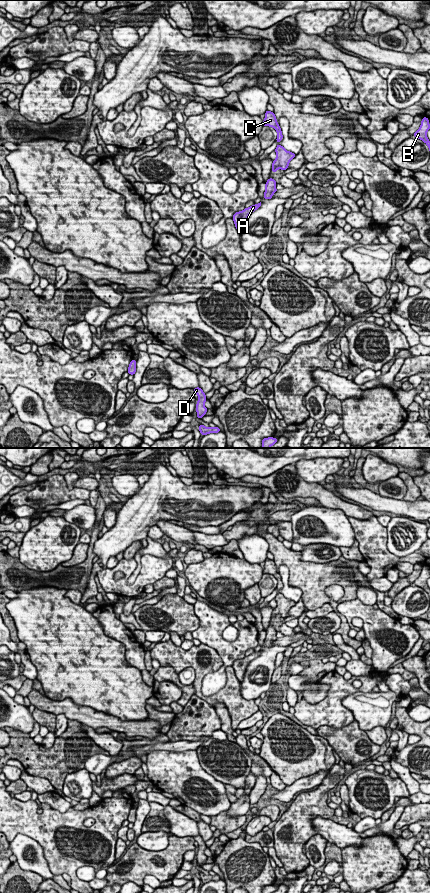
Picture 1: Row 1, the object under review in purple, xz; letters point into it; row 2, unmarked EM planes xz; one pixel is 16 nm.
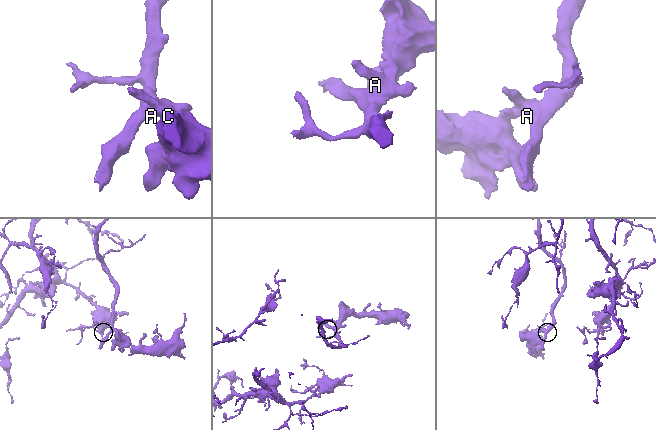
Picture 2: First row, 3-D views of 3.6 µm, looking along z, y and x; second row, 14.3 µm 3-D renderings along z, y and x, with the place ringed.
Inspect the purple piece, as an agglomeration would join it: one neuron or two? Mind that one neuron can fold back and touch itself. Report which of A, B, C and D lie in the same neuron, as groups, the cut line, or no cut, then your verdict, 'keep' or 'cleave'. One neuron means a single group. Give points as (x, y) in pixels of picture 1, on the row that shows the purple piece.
groups A B C D; cut none; keep

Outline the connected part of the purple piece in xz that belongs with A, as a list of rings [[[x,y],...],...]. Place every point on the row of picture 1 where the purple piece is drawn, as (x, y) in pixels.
[[[261,202],[258,204],[254,204],[249,208],[245,208],[243,211],[236,212],[232,219],[235,223],[235,227],[239,233],[242,233],[245,223],[247,221],[248,216],[255,210],[257,210],[261,206]]]

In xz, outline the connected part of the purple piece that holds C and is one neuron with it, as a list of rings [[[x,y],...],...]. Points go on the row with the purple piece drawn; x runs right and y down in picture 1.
[[[268,110],[265,112],[265,119],[263,121],[263,126],[273,127],[277,131],[276,142],[279,143],[283,139],[282,131],[279,124],[277,123],[277,119],[275,117],[274,112]]]

